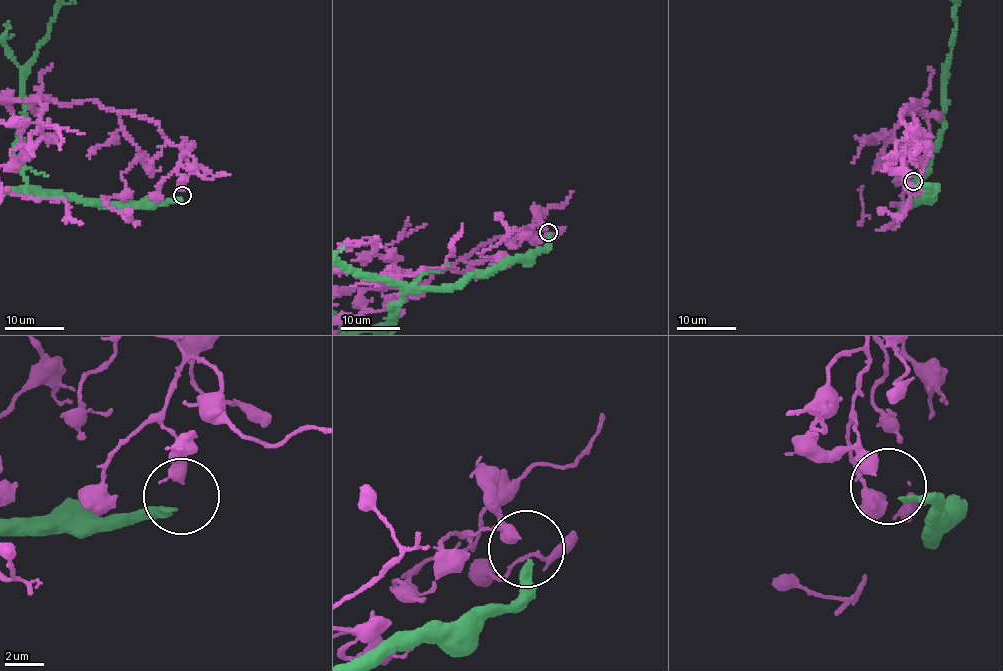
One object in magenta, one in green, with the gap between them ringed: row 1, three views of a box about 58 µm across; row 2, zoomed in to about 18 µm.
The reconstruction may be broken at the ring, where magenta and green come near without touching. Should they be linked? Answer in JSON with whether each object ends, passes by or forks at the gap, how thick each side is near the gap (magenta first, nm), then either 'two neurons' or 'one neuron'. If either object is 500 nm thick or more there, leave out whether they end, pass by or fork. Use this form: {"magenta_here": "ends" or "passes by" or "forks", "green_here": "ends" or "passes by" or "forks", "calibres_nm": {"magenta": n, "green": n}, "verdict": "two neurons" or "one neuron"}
{"magenta_here": "passes by", "green_here": "ends", "calibres_nm": {"magenta": 360, "green": 320}, "verdict": "two neurons"}

